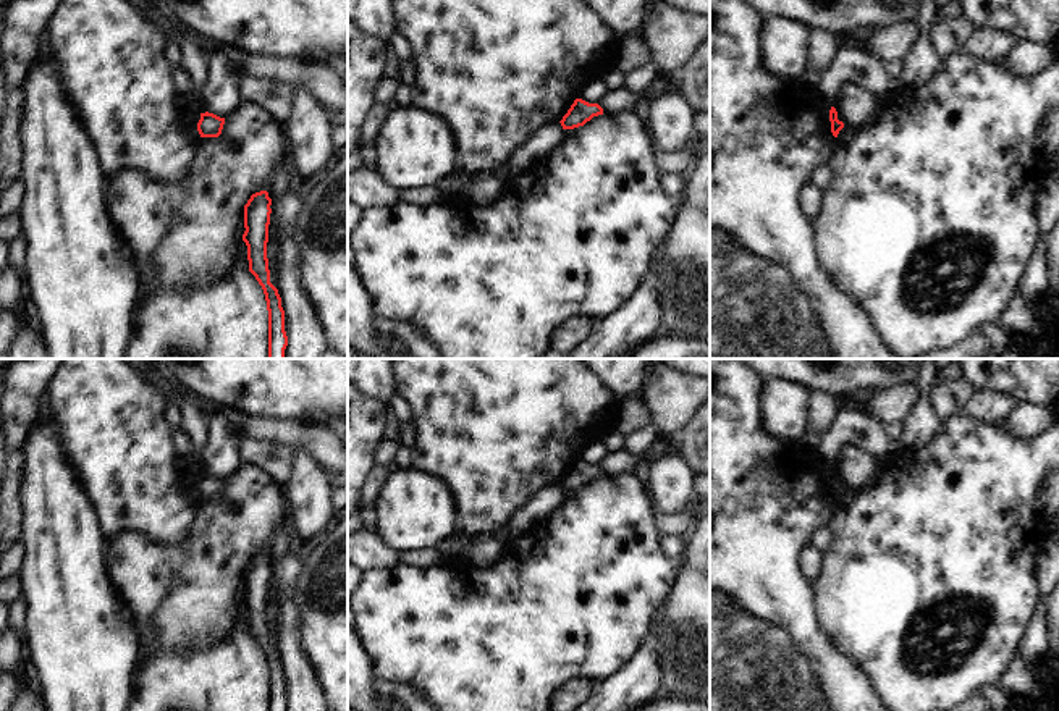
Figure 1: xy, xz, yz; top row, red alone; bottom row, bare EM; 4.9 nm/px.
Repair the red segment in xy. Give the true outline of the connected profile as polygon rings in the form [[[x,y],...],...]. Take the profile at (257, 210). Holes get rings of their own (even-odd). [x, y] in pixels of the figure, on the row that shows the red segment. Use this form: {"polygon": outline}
{"polygon": [[[267,191],[251,196],[244,205],[244,234],[247,246],[249,271],[264,289],[268,310],[268,359],[285,359],[288,336],[285,331],[285,310],[278,289],[270,283],[267,259],[268,225],[272,199]]]}

